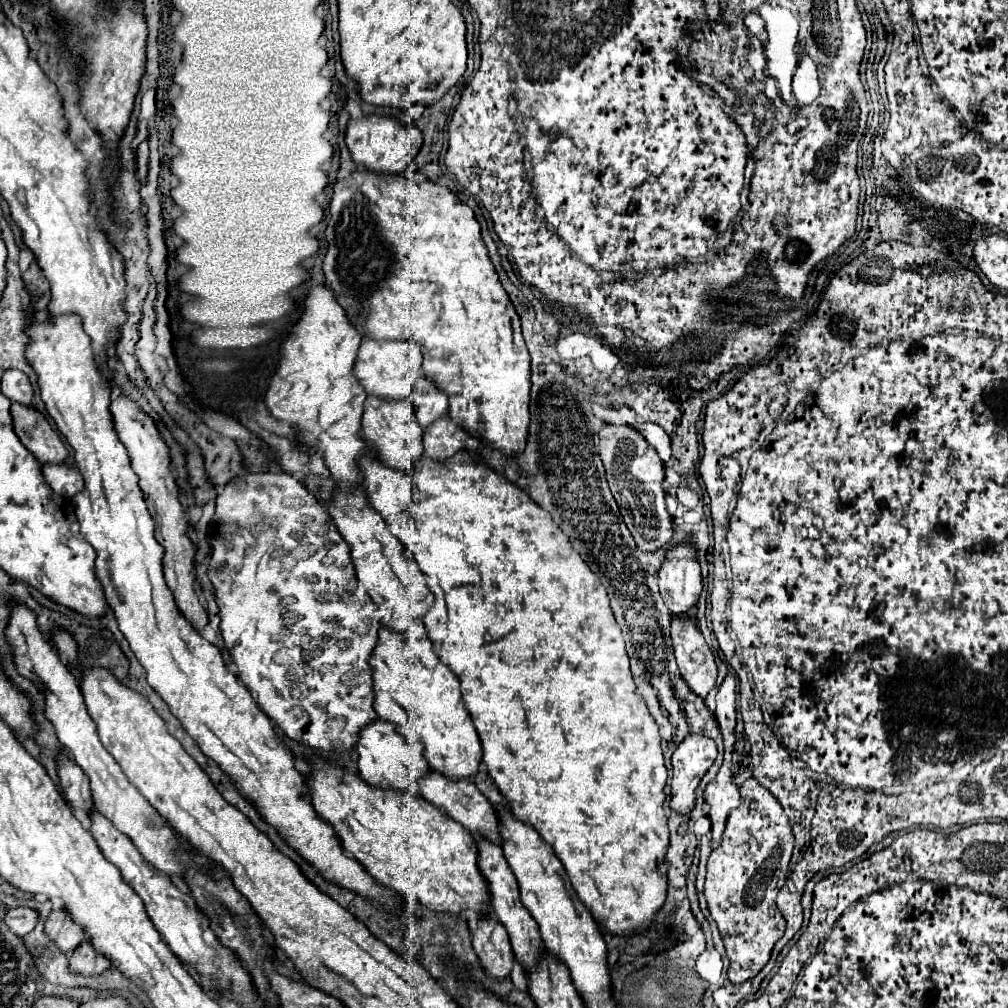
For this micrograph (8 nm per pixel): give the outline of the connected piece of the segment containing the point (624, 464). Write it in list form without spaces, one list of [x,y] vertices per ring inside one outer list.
[[[608,424],[600,430],[600,456],[606,468],[606,478],[610,484],[610,490],[620,506],[622,518],[634,536],[636,546],[646,552],[656,552],[664,548],[672,540],[672,516],[666,510],[664,502],[664,464],[658,458],[656,450],[646,442],[646,438],[626,426],[614,426]]]

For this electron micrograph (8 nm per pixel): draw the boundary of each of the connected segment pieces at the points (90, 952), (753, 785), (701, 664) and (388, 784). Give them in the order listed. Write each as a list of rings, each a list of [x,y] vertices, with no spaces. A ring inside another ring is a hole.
[[[82,942],[70,956],[70,968],[84,976],[102,974],[106,968],[110,968],[110,964],[112,962],[108,958],[104,958],[102,954],[96,954],[90,942]]]
[[[750,778],[742,784],[740,794],[742,794],[742,804],[736,810],[732,810],[722,842],[718,848],[712,850],[708,858],[708,872],[706,872],[706,884],[704,884],[704,896],[708,902],[710,916],[718,924],[718,930],[720,930],[720,936],[722,936],[722,942],[726,946],[726,954],[730,960],[728,980],[734,984],[742,984],[754,978],[766,966],[774,944],[784,934],[786,922],[780,910],[776,908],[776,896],[780,892],[780,886],[784,886],[786,882],[788,862],[790,862],[792,846],[794,846],[794,836],[792,836],[788,818],[782,806],[778,804],[778,800],[764,786],[760,786],[754,778]],[[776,852],[780,856],[772,858]]]
[[[690,616],[672,618],[672,644],[682,680],[706,704],[708,692],[716,686],[718,668],[714,654],[706,646],[700,630],[694,626]]]
[[[376,718],[368,726],[364,726],[364,730],[360,730],[360,738],[354,746],[354,752],[358,754],[360,778],[364,778],[372,786],[410,790],[414,788],[414,782],[418,782],[428,772],[428,762],[422,754],[422,746],[420,748],[410,746],[396,732],[396,724],[384,722],[382,718]]]

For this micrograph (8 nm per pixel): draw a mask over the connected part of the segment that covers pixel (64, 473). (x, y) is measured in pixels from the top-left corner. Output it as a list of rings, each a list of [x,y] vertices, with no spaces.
[[[44,464],[42,474],[48,486],[52,486],[52,490],[64,500],[72,500],[74,494],[84,490],[84,480],[80,478],[80,472],[68,464]]]

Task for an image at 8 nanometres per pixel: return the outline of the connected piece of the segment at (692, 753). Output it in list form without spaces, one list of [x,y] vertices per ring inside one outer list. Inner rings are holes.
[[[688,736],[672,754],[670,808],[688,814],[696,804],[696,788],[716,758],[716,744],[706,736]]]

